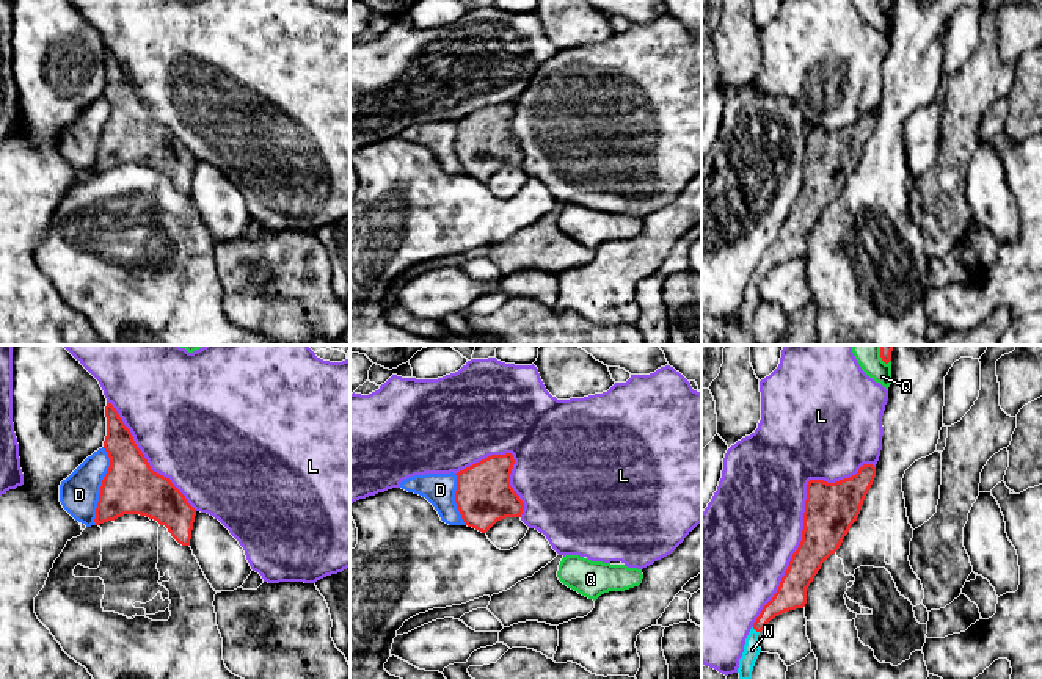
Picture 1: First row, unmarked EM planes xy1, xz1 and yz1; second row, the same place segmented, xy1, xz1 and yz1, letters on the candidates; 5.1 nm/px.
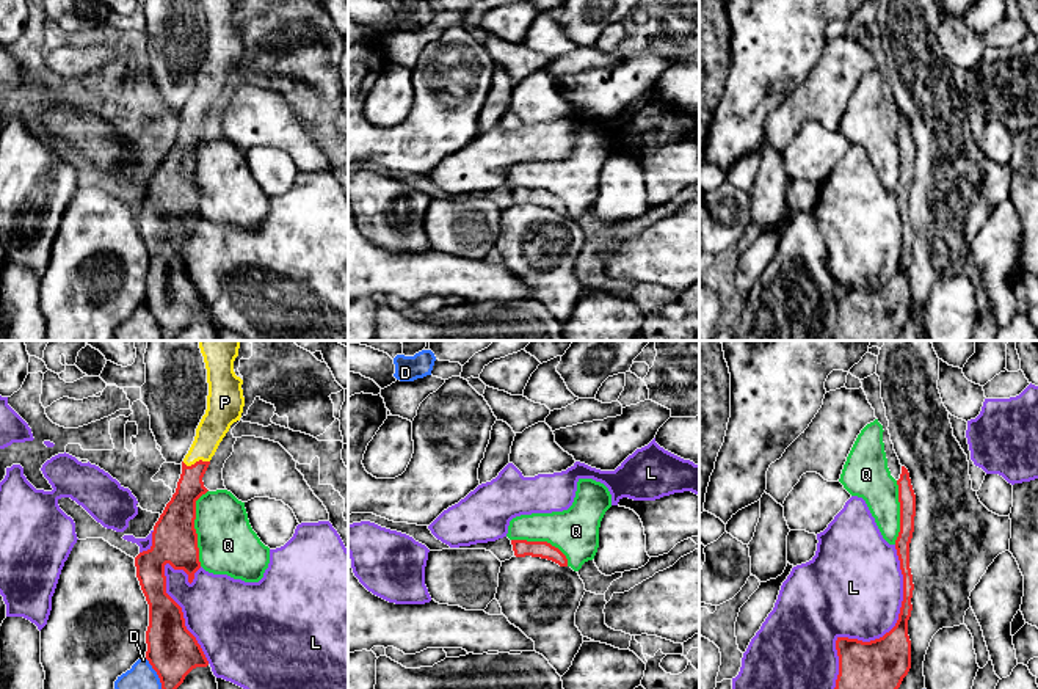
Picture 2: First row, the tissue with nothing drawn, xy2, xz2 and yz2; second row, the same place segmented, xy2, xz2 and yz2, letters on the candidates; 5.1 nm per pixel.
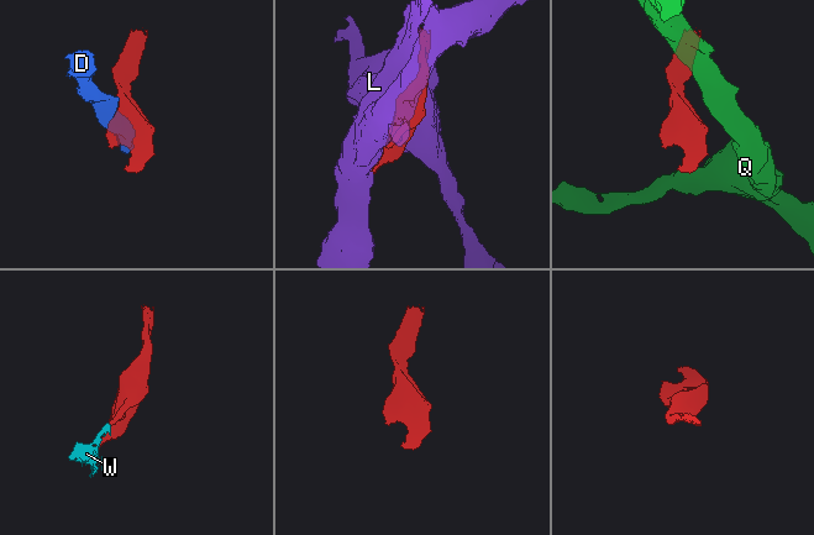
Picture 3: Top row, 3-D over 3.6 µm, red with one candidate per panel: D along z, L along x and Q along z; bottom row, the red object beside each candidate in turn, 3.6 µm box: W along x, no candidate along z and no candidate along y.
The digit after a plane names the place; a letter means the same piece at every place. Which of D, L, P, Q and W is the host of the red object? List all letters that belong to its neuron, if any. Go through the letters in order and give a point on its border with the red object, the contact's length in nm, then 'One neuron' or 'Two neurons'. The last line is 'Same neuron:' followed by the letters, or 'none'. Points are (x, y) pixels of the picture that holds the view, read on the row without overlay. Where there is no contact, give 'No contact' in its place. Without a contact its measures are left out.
D: Touches red at xy1 (101, 135). Shared border 400 nm. Two neurons
L: Touches red at yz1 (804, 171). Shared border 1050 nm. Two neurons
P: Touches red at xy2 (196, 110). Shared border 140 nm. One neuron
Q: Touches red at xy2 (193, 176). Shared border 400 nm. Two neurons
W: Touches red at yz1 (755, 278). Shared border 50 nm. One neuron
Same neuron: P, W

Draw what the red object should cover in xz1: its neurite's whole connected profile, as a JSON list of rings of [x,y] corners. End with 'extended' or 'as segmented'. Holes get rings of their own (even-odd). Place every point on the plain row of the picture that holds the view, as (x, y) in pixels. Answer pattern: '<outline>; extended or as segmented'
[[[512,102],[491,103],[457,121],[455,152],[465,174],[486,182],[497,169],[521,166],[524,152],[510,135]]]; as segmented

